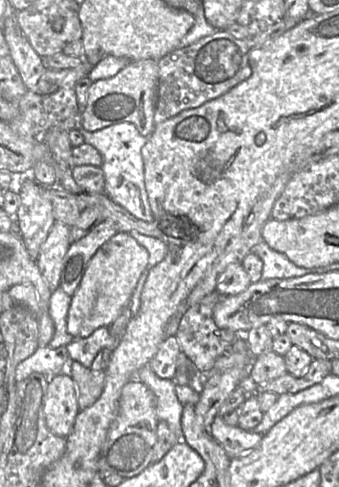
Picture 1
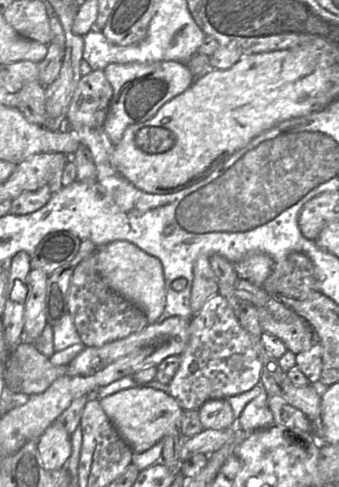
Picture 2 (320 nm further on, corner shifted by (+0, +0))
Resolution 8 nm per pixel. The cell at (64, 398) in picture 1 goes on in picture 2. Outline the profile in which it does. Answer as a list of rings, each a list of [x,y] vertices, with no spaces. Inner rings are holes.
[[[58,421],[49,426],[38,440],[38,452],[46,470],[64,468],[70,458],[71,436]]]

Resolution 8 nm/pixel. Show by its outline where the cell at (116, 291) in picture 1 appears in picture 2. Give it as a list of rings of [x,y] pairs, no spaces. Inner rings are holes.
[[[114,241],[95,252],[97,270],[106,284],[141,309],[149,324],[155,324],[166,305],[165,277],[162,264],[128,241]]]

